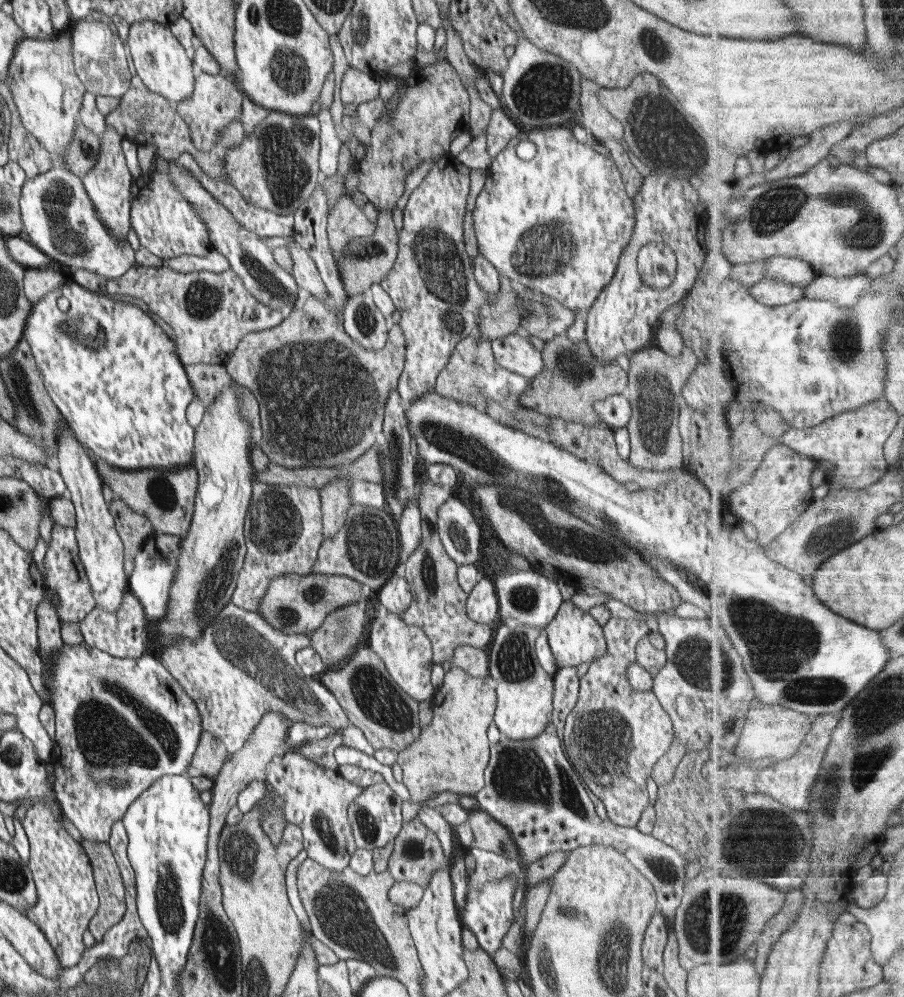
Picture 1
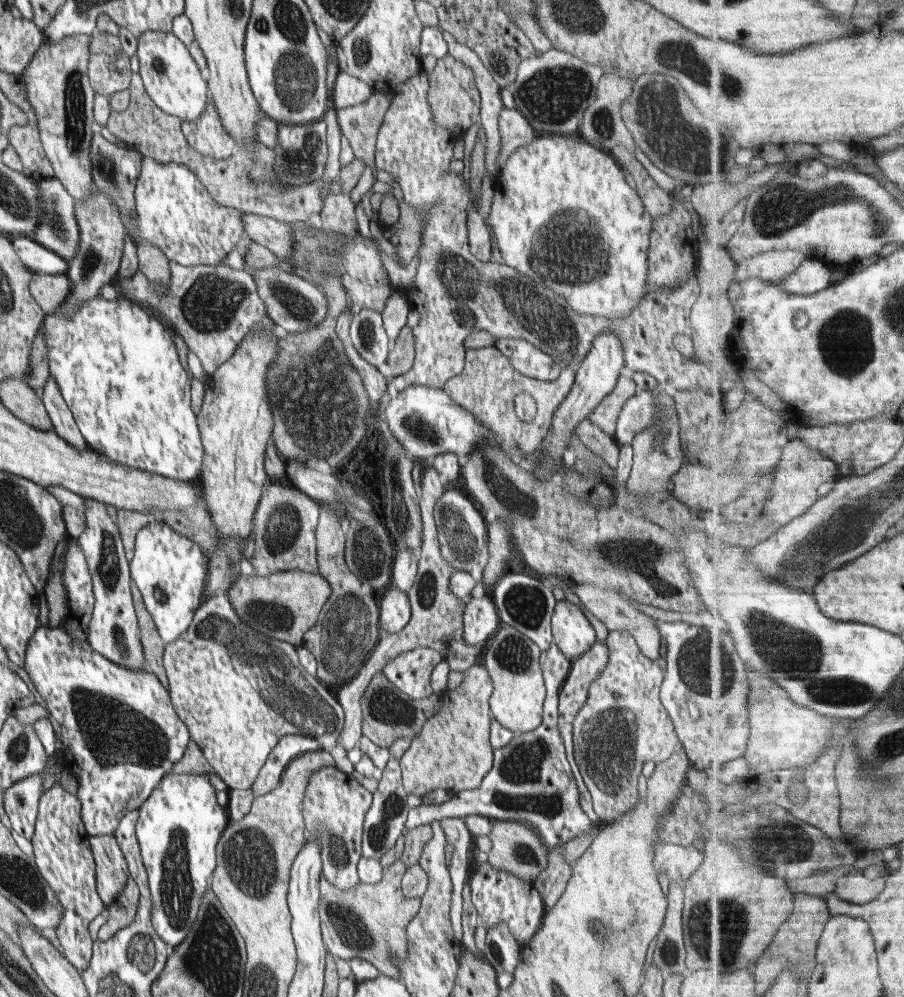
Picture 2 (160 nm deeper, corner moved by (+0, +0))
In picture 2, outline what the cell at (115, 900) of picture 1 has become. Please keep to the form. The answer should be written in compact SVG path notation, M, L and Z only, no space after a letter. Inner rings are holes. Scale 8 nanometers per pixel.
M129 876L125 888L112 904L106 904L109 912L108 921L98 931L98 939L106 941L116 935L121 928L126 928L135 919L139 908L140 889Z

